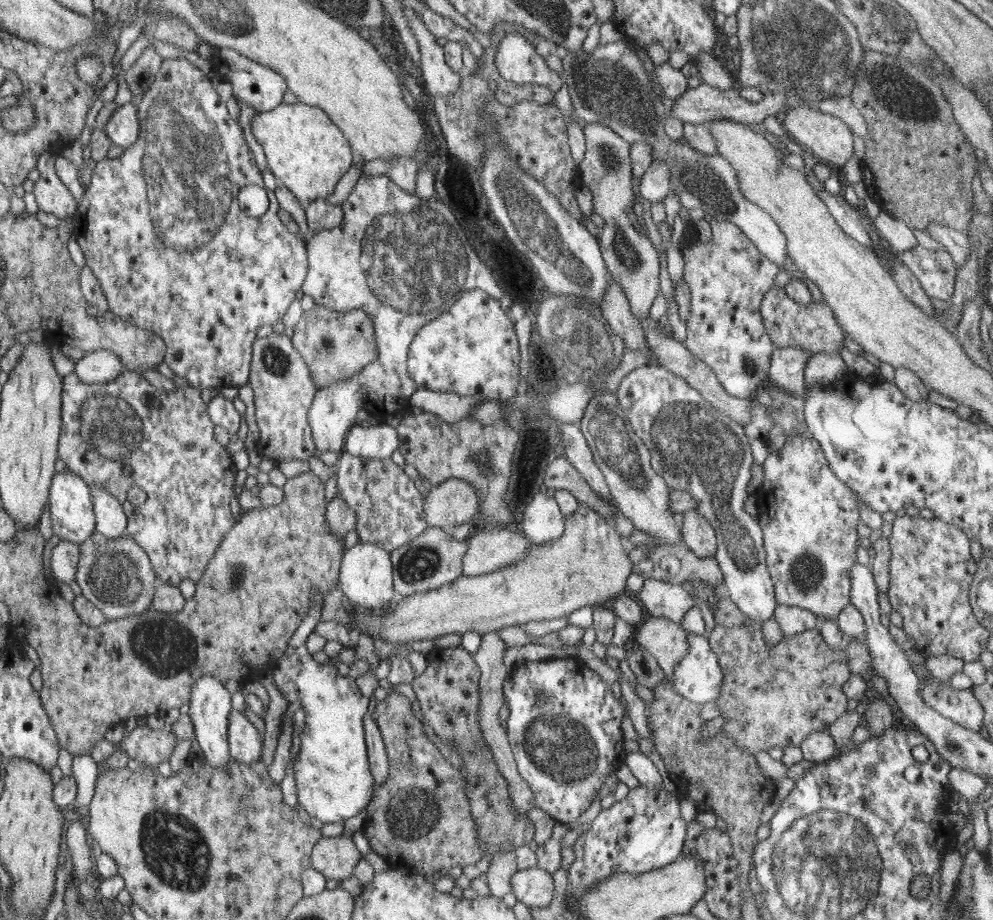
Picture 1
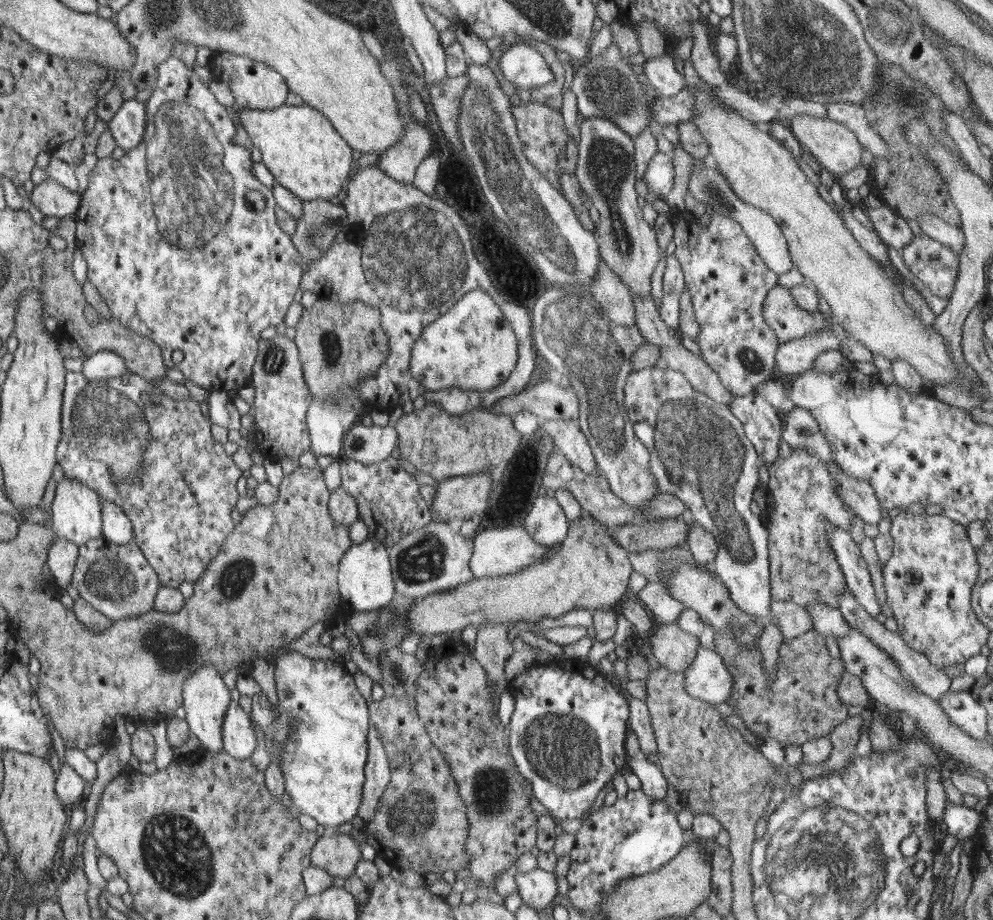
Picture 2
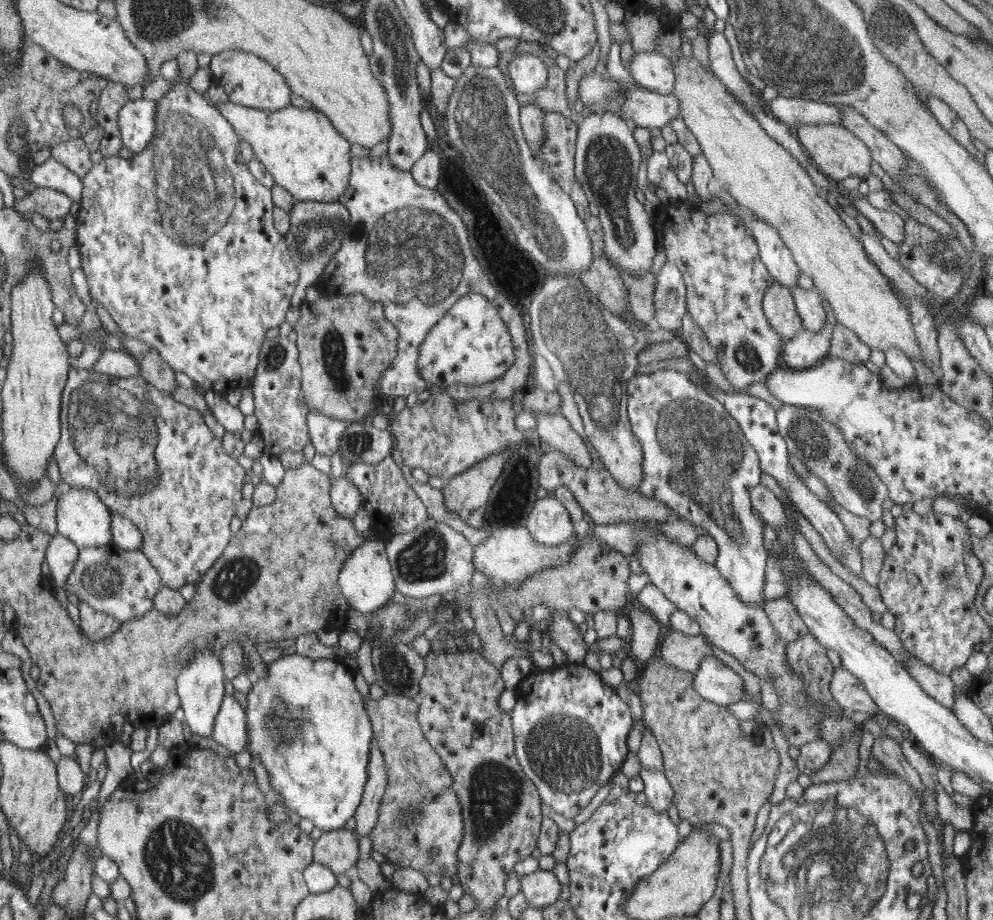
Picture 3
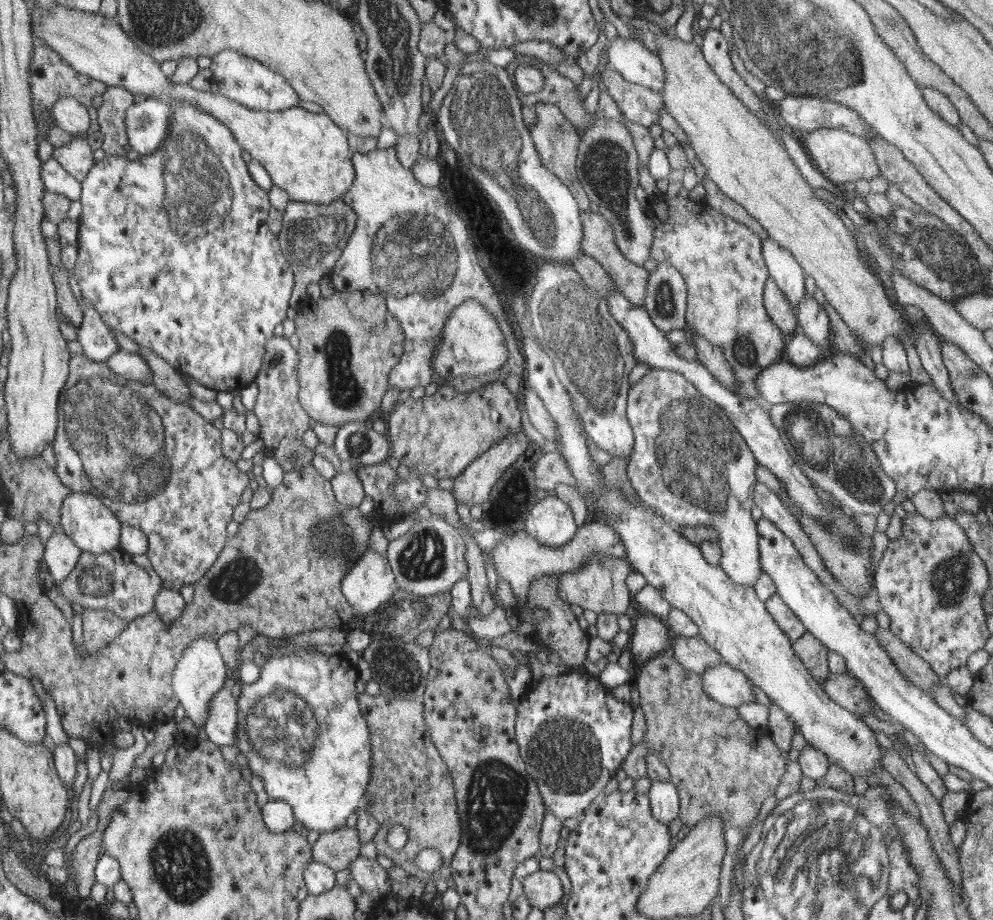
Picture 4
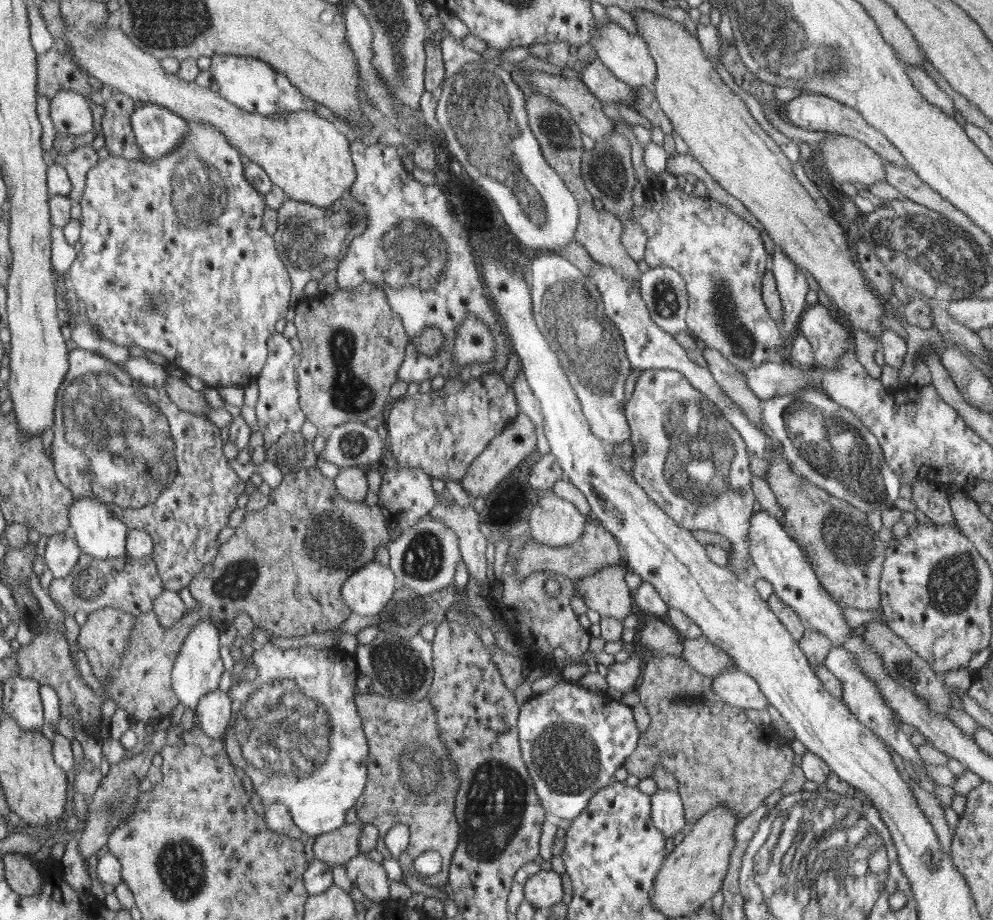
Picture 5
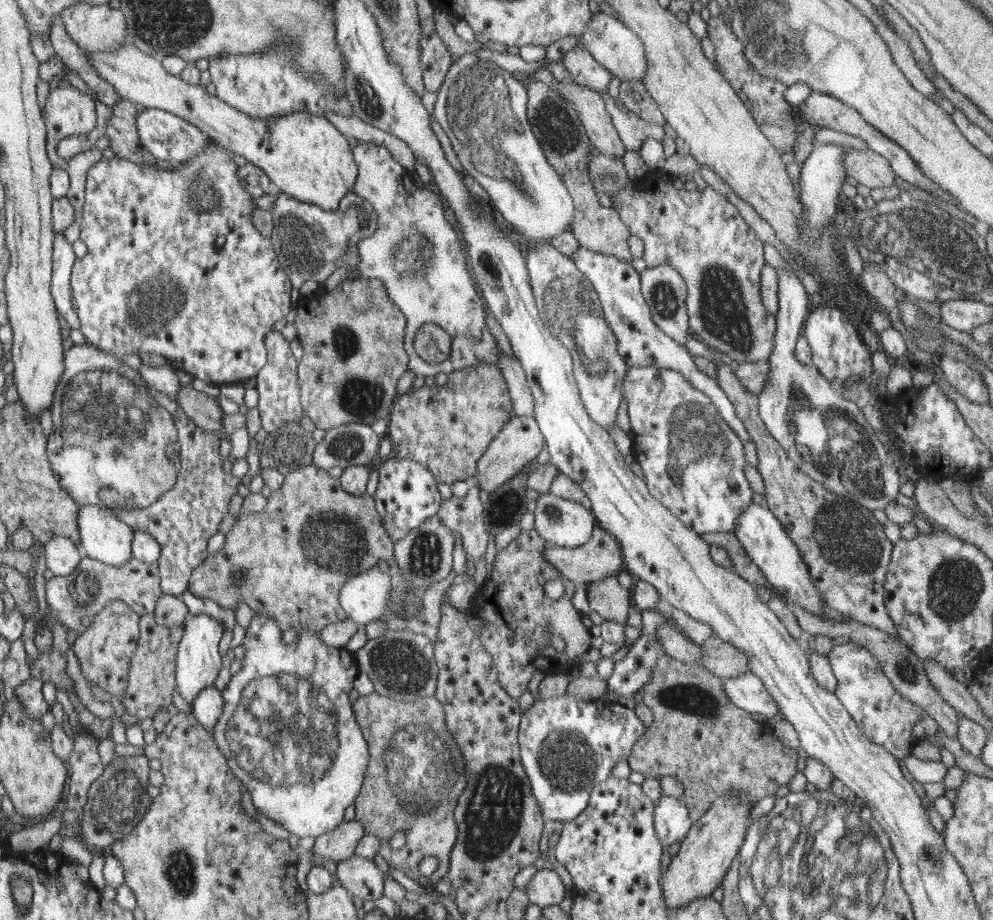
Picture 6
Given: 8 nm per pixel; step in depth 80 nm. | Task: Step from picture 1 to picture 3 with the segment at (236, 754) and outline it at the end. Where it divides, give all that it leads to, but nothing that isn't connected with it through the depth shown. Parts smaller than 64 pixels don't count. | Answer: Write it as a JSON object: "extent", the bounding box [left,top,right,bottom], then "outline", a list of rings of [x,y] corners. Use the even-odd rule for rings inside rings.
{"extent":[213,695,247,754],"outline":[[[232,695],[226,696],[215,720],[213,740],[238,754],[247,750],[246,713],[242,704]]]}

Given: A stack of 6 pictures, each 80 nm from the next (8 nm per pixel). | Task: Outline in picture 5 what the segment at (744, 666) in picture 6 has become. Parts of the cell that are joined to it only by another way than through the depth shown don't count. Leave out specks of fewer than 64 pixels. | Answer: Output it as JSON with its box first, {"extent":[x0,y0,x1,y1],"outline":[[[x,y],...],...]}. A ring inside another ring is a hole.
{"extent":[681,635,734,677],"outline":[[[704,635],[694,639],[683,638],[681,658],[696,671],[714,677],[723,670],[734,669],[730,656],[716,647]]]}

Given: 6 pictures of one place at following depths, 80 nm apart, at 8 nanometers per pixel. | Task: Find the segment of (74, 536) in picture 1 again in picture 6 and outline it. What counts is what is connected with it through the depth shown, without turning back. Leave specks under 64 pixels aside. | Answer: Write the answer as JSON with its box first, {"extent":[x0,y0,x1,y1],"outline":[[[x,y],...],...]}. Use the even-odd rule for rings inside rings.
{"extent":[76,504,135,568],"outline":[[[87,504],[84,507],[80,505],[79,512],[76,513],[76,522],[78,522],[83,556],[118,568],[132,560],[132,539],[135,536],[135,529],[116,517],[115,510],[102,509],[97,504]]]}

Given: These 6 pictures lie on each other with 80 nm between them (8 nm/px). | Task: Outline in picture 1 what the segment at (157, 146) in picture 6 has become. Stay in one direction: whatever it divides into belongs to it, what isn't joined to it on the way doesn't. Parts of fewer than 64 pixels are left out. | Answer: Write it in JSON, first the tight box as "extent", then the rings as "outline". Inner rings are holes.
{"extent":[105,103,140,149],"outline":[[[132,103],[124,104],[113,112],[105,130],[111,142],[123,149],[137,142],[140,128],[137,112],[137,106]]]}

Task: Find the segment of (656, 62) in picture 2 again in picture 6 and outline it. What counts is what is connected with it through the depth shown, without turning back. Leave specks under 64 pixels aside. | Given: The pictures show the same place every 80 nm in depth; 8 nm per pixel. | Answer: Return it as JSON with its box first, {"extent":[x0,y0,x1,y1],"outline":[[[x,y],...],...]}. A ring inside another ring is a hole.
{"extent":[580,13,648,82],"outline":[[[599,13],[593,16],[587,24],[588,28],[582,33],[580,43],[591,52],[599,64],[602,64],[610,74],[618,77],[621,82],[642,82],[648,70],[648,61],[644,55],[644,44],[631,29],[621,21],[608,15]]]}

